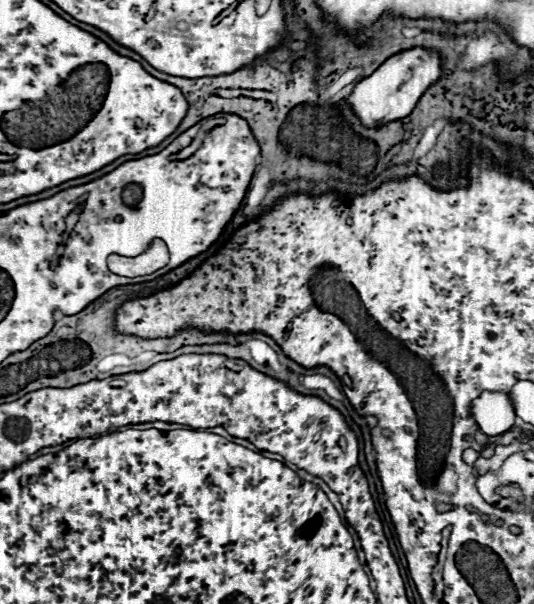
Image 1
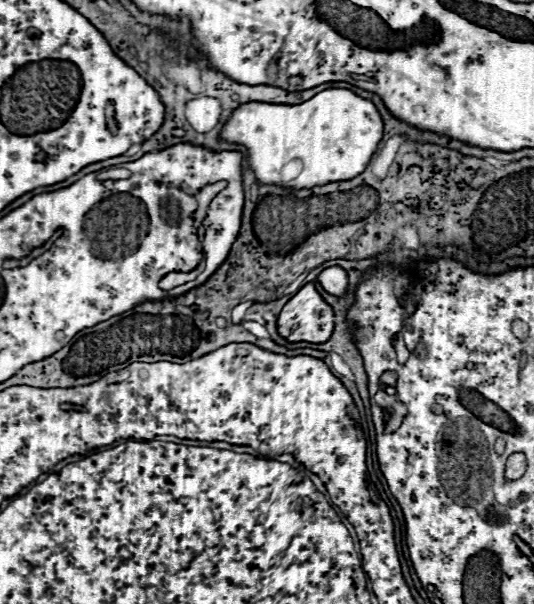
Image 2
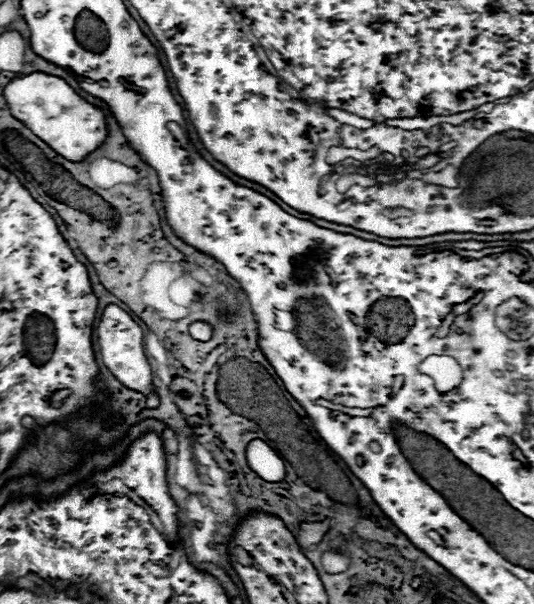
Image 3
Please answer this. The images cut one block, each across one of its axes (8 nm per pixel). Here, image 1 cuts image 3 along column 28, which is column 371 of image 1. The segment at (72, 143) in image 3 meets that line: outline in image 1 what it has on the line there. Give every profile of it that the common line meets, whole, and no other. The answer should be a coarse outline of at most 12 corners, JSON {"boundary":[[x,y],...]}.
{"boundary":[[440,56],[388,58],[346,98],[364,128],[406,118],[440,78]]}

